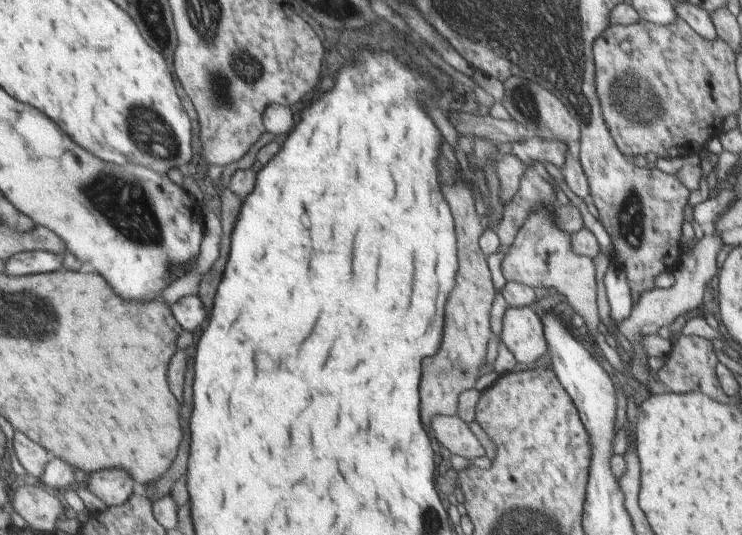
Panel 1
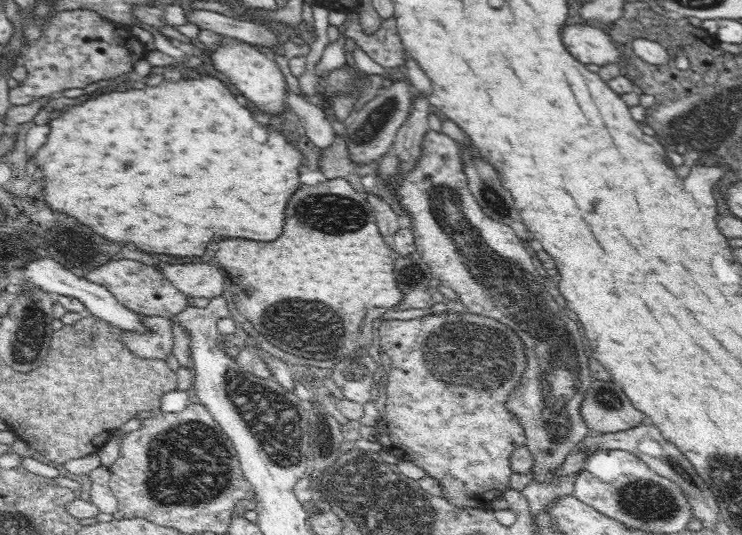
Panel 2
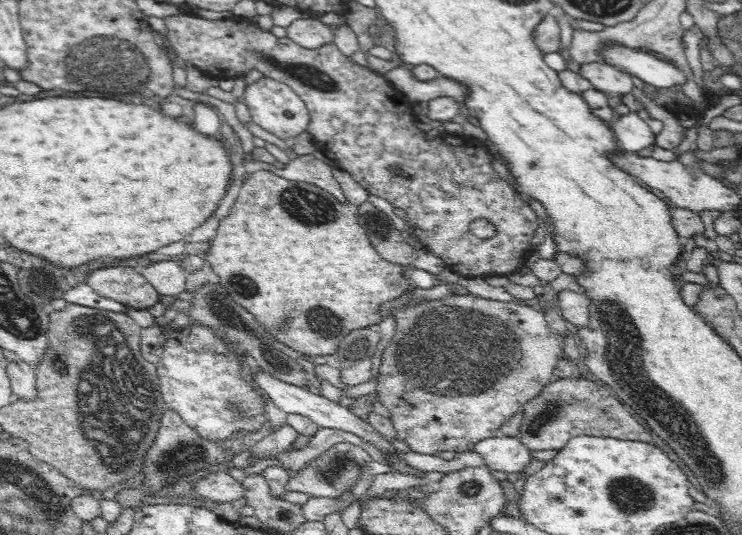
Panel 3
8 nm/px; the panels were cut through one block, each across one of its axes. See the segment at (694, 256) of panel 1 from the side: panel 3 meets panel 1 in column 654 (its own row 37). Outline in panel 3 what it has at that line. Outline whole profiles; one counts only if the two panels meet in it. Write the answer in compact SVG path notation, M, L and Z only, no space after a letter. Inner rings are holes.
M309 14L306 18L295 20L287 29L287 37L290 38L298 46L306 49L320 48L325 42L333 41L333 31L332 28L324 25L315 18L309 17Z

